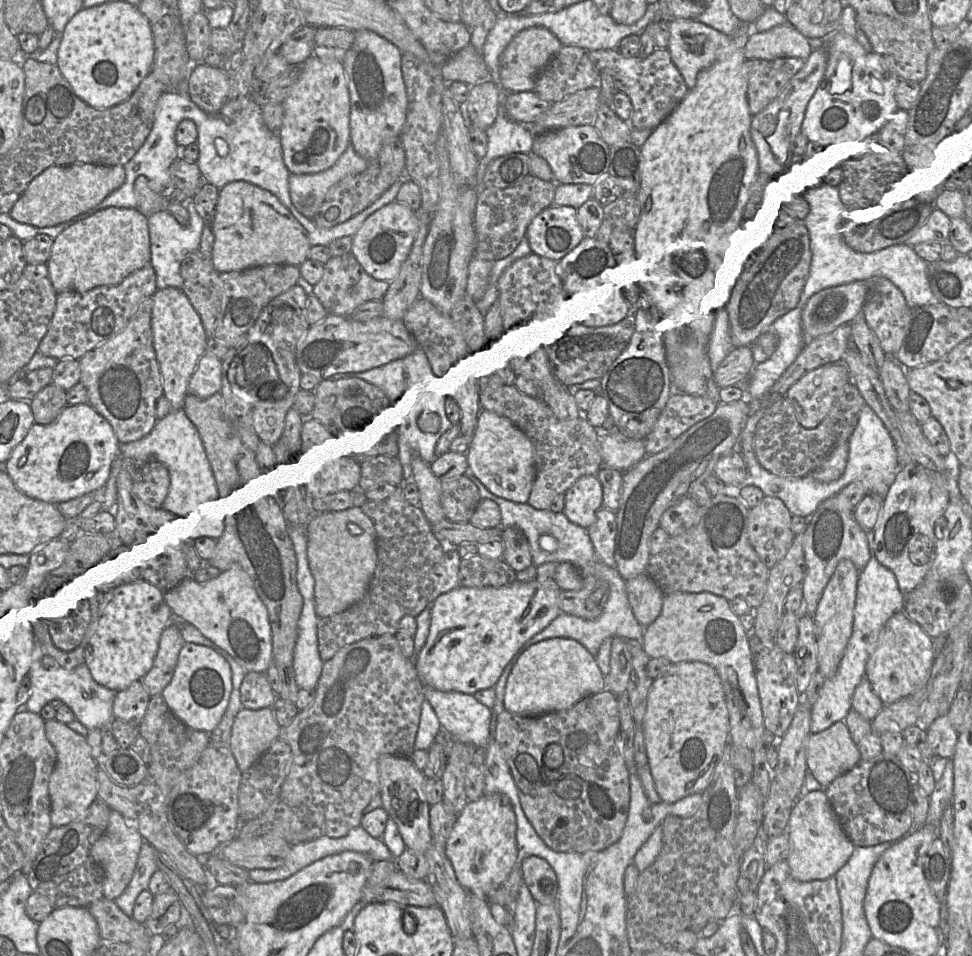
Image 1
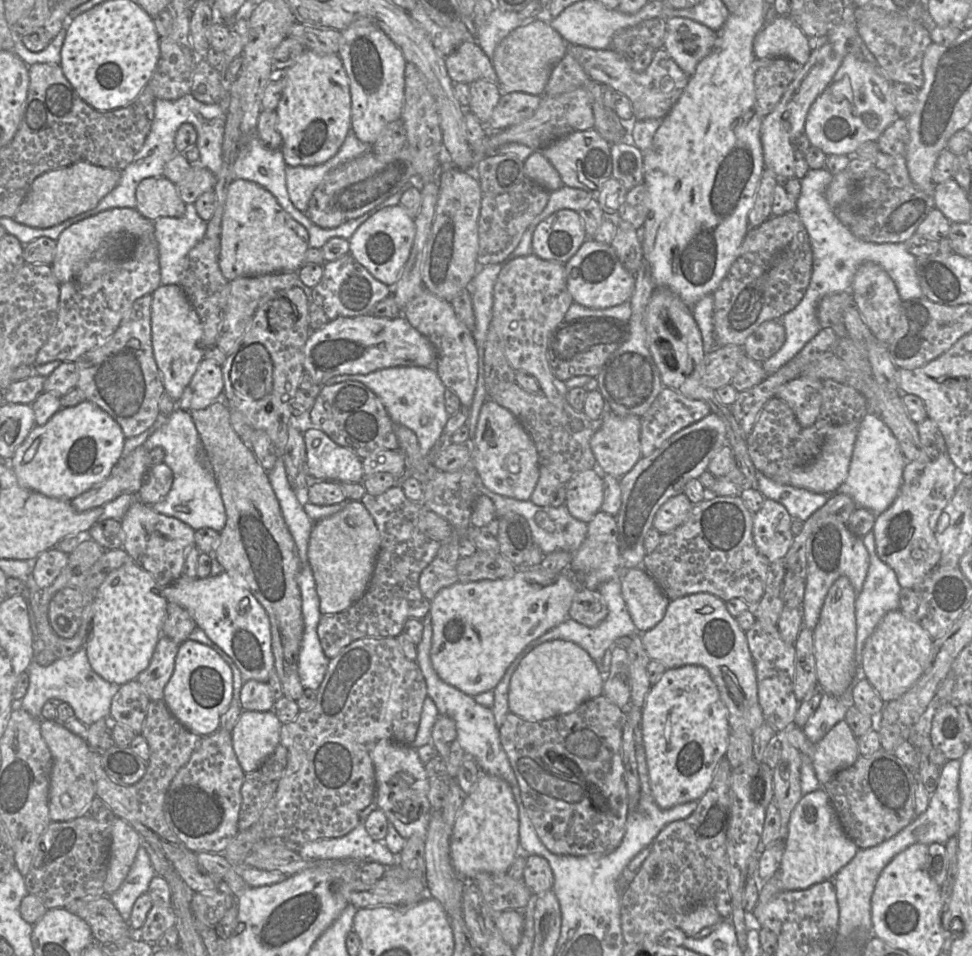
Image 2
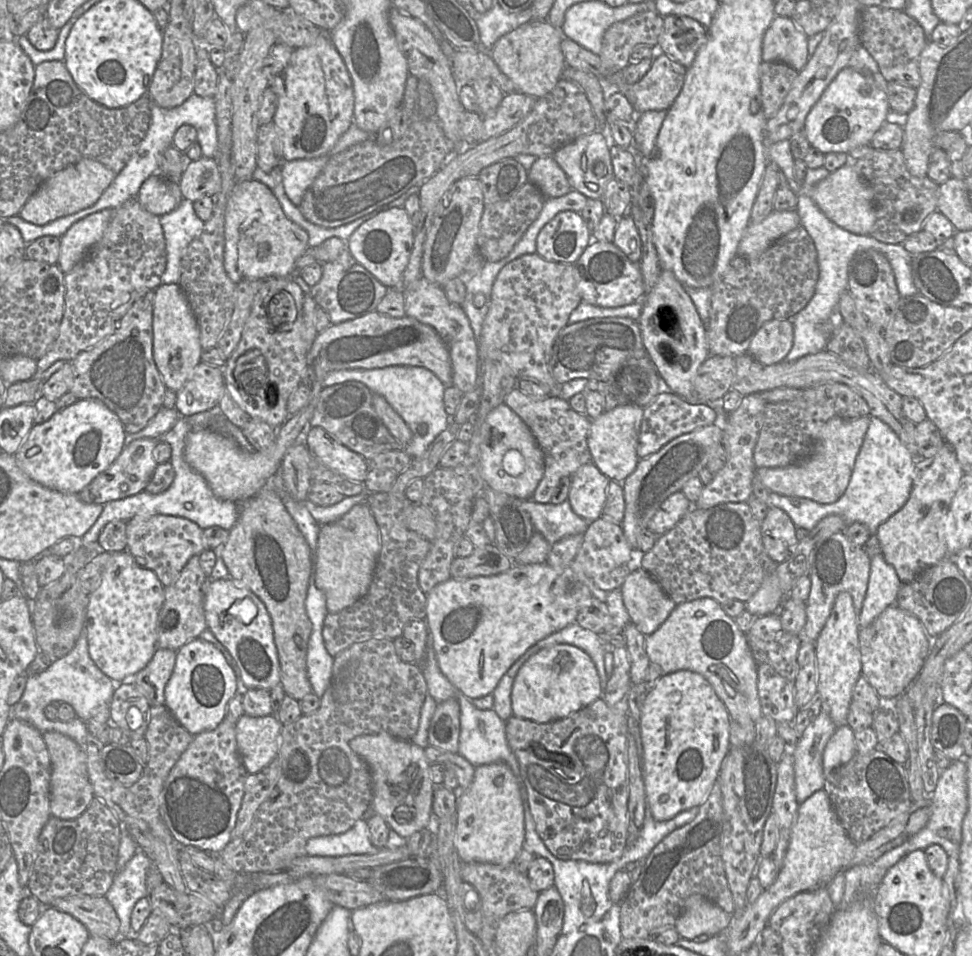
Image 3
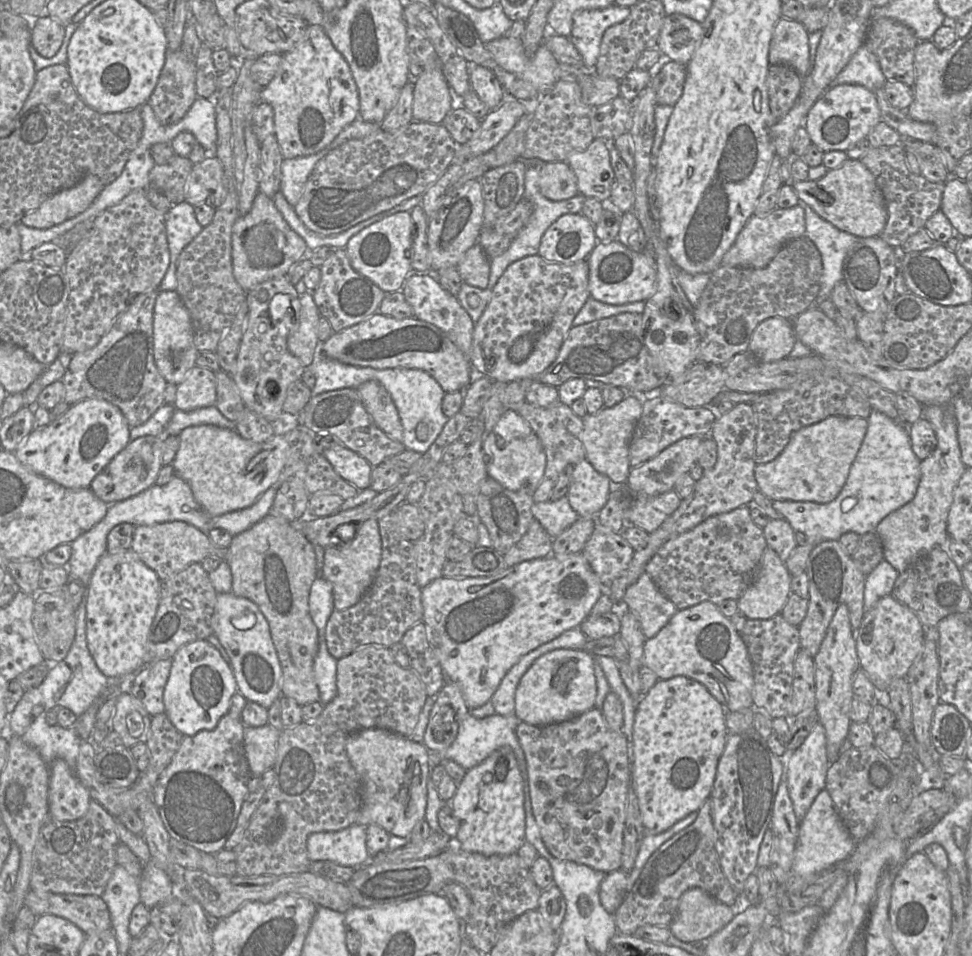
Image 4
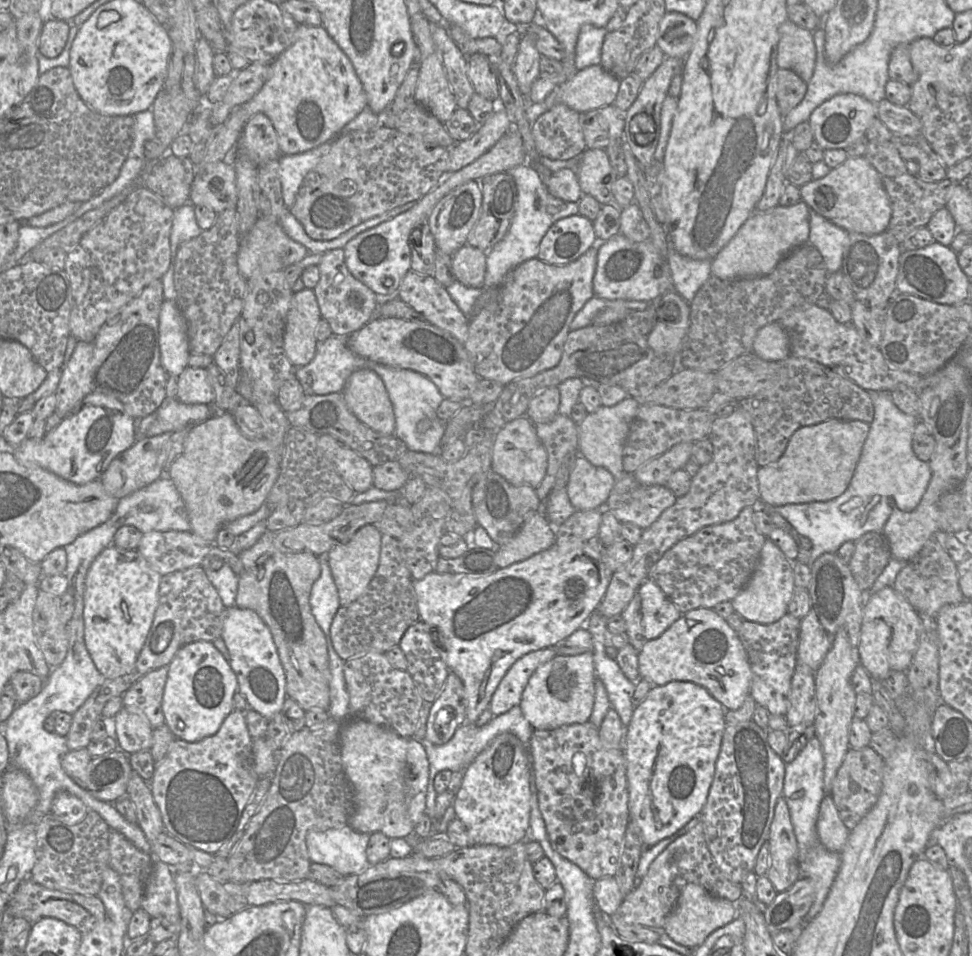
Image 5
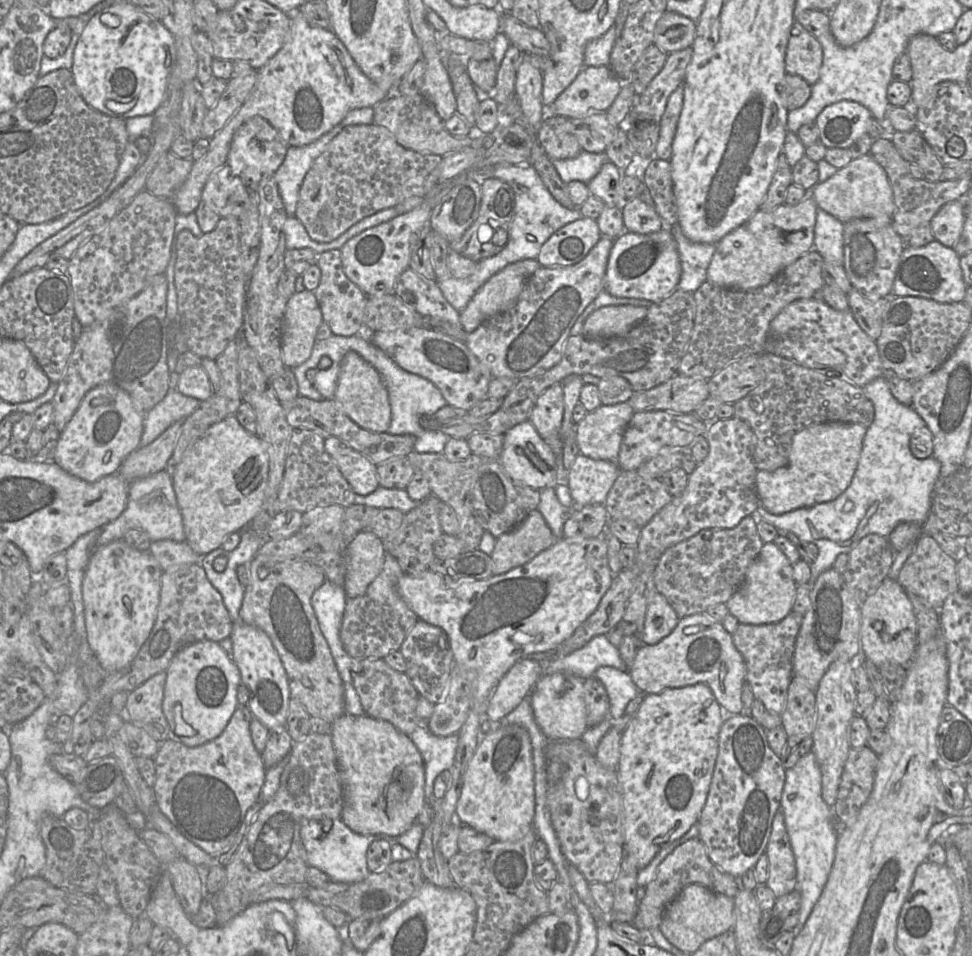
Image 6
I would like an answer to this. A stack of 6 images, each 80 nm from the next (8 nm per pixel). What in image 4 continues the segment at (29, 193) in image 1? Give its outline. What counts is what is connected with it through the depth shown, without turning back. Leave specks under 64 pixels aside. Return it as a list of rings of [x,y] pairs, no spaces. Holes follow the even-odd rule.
[[[89,174],[74,187],[46,199],[36,210],[26,214],[21,222],[36,229],[47,229],[62,223],[84,212],[104,187],[100,178]]]

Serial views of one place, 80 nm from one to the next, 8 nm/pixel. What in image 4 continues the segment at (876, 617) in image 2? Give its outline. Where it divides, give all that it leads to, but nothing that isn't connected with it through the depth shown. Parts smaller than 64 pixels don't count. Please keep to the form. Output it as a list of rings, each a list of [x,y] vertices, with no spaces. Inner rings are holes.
[[[885,559],[866,576],[864,609],[870,610],[879,599],[892,594],[899,572]]]

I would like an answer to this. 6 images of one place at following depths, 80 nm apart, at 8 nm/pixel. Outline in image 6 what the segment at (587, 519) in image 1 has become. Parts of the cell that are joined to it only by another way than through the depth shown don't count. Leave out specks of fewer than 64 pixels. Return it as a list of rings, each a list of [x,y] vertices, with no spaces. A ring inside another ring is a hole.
[[[579,453],[568,473],[568,488],[577,507],[604,504],[610,489],[621,469],[617,463],[608,460],[595,460]]]

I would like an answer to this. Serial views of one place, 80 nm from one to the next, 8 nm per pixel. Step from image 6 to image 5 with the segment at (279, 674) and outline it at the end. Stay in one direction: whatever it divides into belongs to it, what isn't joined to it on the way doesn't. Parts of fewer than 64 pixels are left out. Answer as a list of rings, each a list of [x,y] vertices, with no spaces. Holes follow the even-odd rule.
[[[237,606],[226,608],[221,638],[224,640],[230,654],[230,666],[237,676],[237,690],[244,695],[248,707],[260,713],[268,720],[280,714],[287,698],[286,676],[271,631],[265,622],[256,612],[250,609],[243,609]]]

